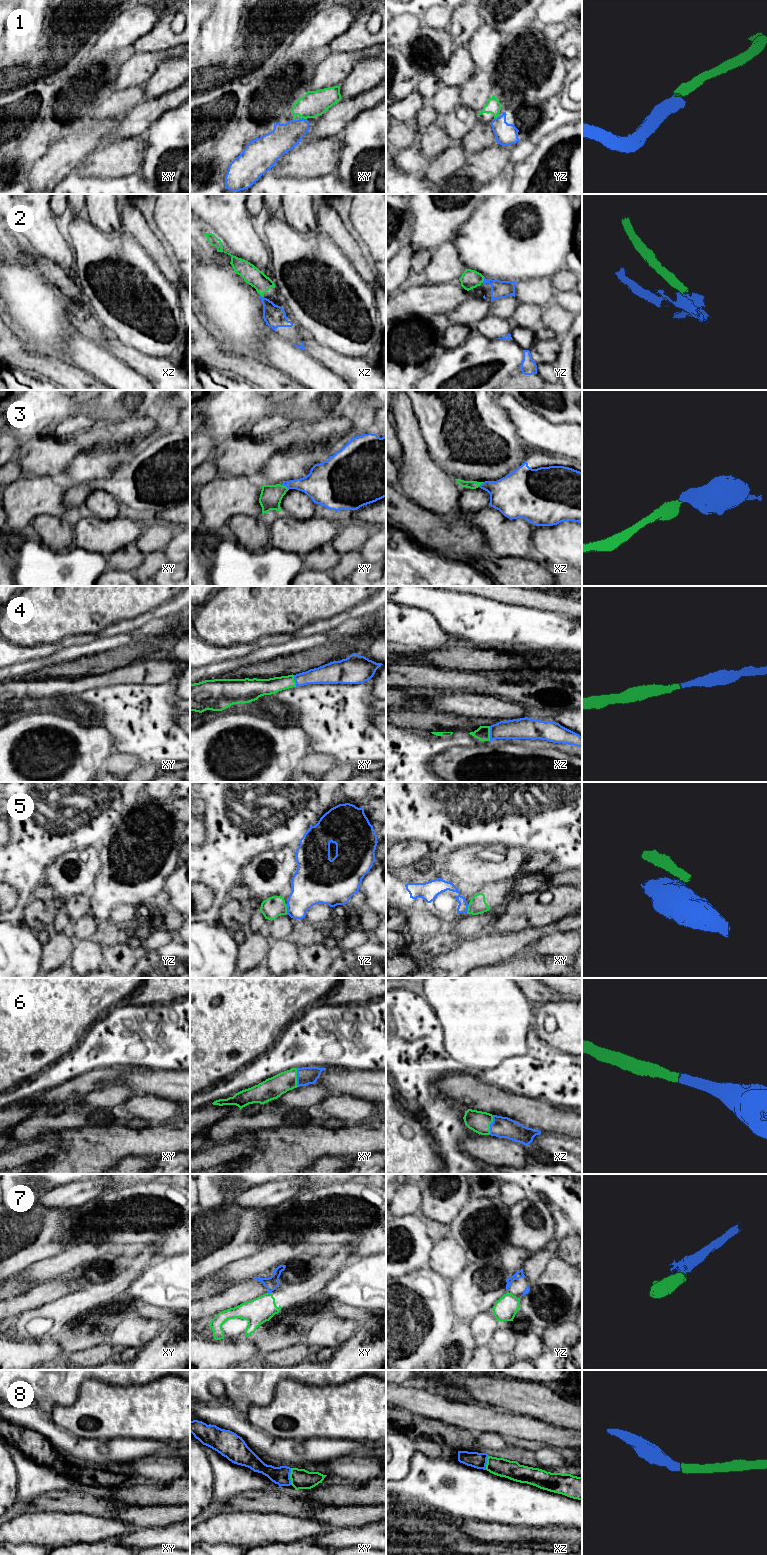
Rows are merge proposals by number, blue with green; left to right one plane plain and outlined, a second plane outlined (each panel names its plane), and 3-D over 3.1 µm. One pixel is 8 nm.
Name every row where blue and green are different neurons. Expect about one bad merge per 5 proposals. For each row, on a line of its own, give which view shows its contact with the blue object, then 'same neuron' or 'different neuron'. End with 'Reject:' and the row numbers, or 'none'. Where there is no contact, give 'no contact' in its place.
1: xy | different neuron
2: yz | different neuron
3: xy | same neuron
4: xz | same neuron
5: yz | different neuron
6: xz | same neuron
7: xy | different neuron
8: xy | same neuron
Reject: 1, 2, 5, 7

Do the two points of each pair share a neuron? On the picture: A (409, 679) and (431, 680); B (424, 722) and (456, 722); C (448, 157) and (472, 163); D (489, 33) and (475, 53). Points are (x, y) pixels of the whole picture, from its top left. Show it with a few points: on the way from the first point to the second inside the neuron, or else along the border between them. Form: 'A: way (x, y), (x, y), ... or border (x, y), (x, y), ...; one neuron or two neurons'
A: way (414, 679), (426, 679); one neuron
B: way (432, 722), (448, 722); one neuron
C: border (467, 158), (465, 167); two neurons
D: way (487, 38), (480, 48); one neuron

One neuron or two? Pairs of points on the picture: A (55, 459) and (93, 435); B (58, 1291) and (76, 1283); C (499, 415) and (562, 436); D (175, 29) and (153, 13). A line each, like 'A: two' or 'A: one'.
A: one
B: one
C: two
D: two

